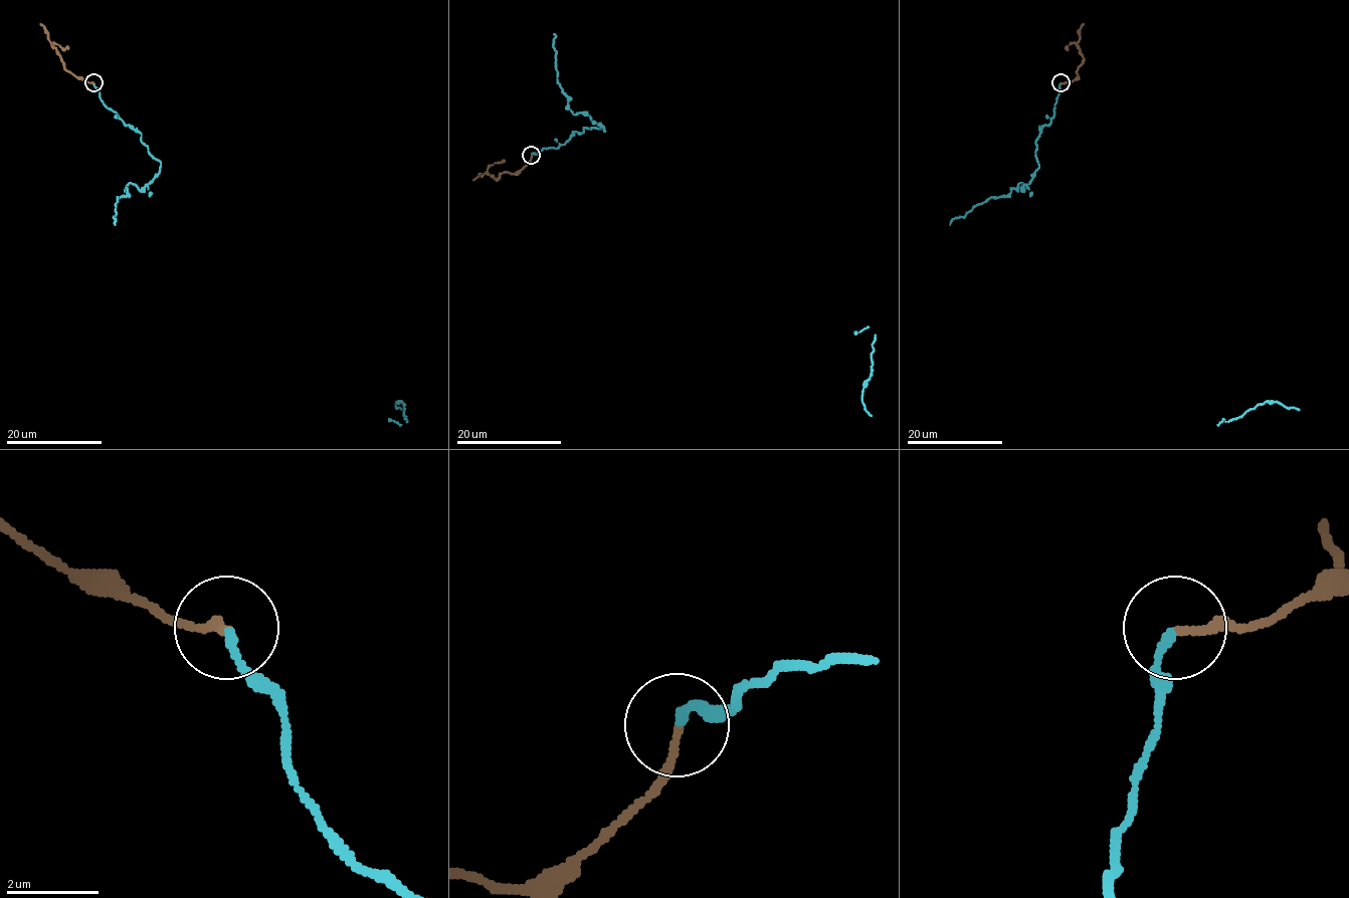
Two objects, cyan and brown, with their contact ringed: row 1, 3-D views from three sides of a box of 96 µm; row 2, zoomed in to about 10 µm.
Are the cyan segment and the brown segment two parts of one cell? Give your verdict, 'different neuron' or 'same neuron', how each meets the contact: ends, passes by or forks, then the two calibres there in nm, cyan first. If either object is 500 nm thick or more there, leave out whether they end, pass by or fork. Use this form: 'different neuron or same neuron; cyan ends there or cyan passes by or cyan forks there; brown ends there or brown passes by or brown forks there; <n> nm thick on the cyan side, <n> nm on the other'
same neuron; cyan ends there; brown ends there; 170 nm thick on the cyan side, 170 nm on the other

